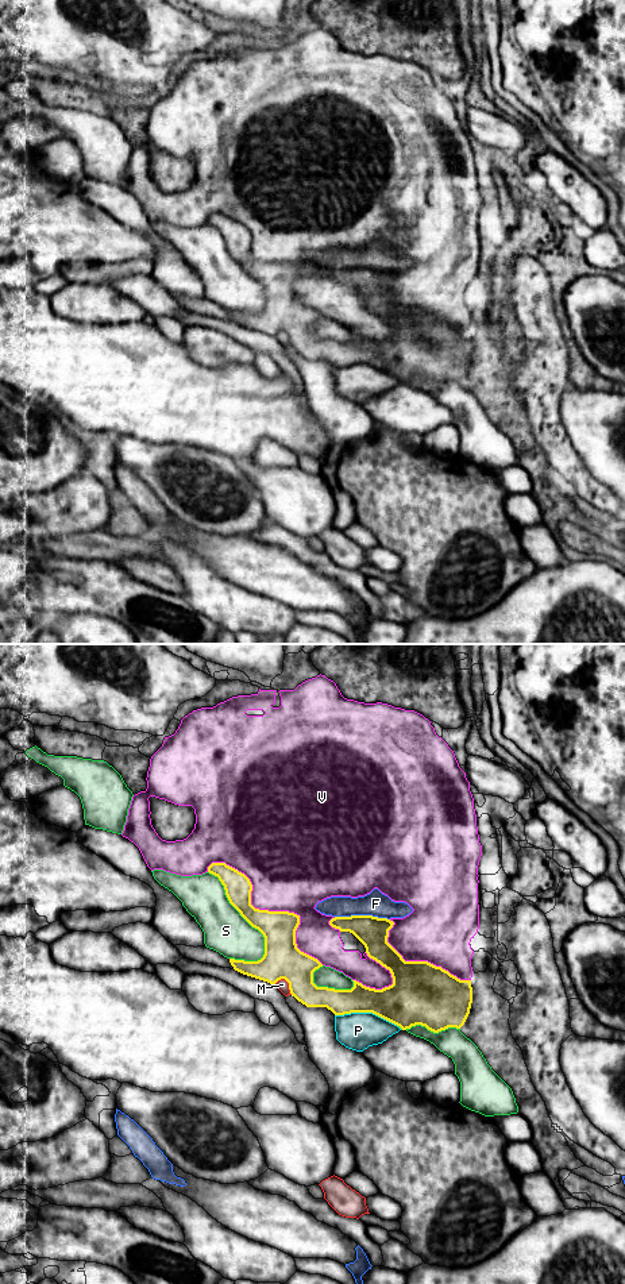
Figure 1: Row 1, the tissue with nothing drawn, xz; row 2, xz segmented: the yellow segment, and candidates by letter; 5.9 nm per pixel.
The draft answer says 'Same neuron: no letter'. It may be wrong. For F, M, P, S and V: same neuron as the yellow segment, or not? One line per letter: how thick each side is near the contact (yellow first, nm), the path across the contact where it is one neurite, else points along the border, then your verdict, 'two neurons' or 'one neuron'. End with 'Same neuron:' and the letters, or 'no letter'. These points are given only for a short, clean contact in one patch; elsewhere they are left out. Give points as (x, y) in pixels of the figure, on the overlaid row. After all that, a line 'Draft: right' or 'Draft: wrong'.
F: 190 nm thick on the yellow side, 150 nm on the other; two neurons
M: 220 nm thick on the yellow side, 70 nm on the other; border along xz (274, 983), (284, 979), (292, 994); two neurons
P: 280 nm thick on the yellow side, 220 nm on the other; two neurons
S: 200 nm thick on the yellow side, 260 nm on the other; two neurons
V: 200 nm thick on the yellow side, 440 nm on the other; two neurons
Same neuron: no letter
Draft: right

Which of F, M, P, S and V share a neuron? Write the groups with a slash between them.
F / M / P / S / V

